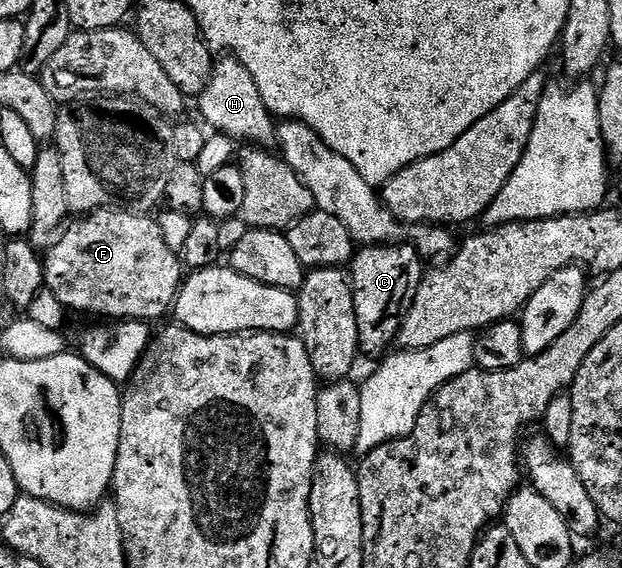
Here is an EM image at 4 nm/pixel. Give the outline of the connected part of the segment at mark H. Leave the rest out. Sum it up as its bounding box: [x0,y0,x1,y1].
[196,55,278,150]

